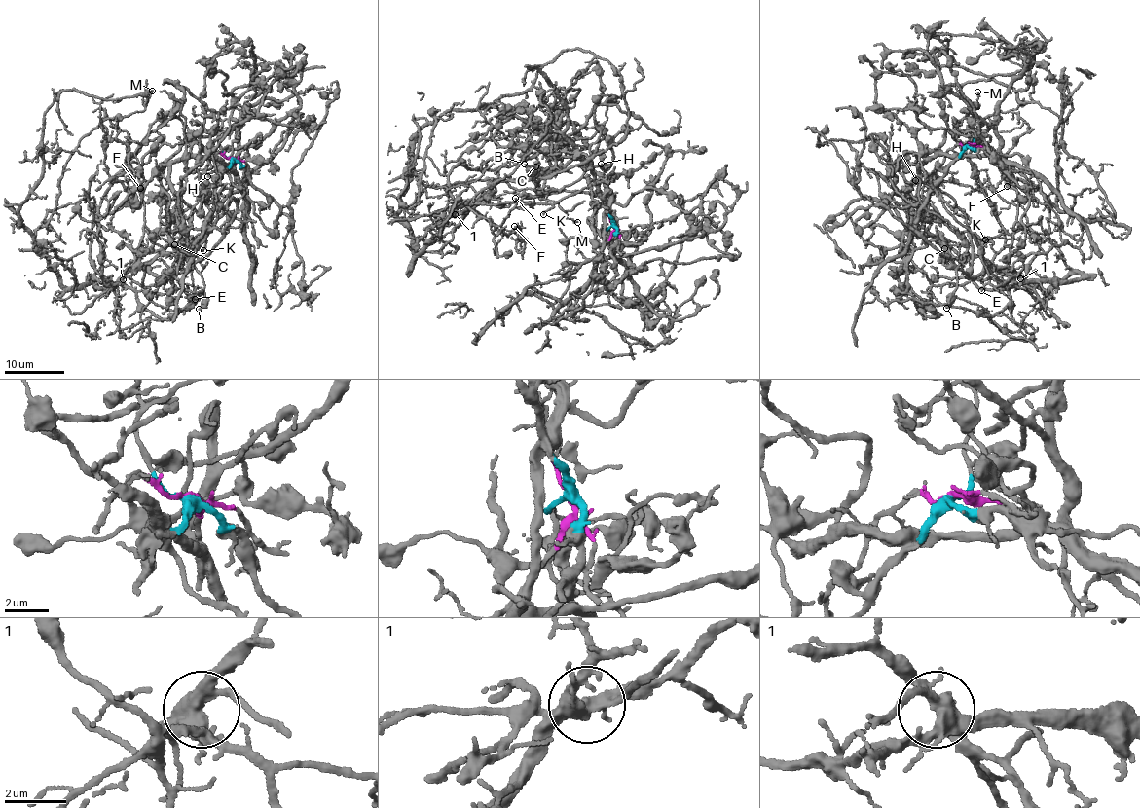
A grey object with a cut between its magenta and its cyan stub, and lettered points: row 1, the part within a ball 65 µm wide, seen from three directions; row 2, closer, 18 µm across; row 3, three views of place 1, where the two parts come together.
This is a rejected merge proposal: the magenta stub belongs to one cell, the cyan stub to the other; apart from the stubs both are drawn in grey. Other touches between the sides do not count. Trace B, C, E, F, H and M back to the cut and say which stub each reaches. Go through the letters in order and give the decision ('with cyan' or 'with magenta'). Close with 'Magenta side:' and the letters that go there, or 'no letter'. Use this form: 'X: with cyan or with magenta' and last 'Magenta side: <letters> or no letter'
B: with cyan
C: with magenta
E: with magenta
F: with magenta
H: with cyan
M: with magenta
Magenta side: C, E, F, M

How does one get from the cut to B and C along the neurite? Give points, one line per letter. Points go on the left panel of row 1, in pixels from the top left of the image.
B: (232, 158), (214, 189), (212, 216), (189, 251), (192, 264), (204, 286), (203, 302), (198, 309)
C: (232, 158), (190, 154), (170, 165), (177, 218), (197, 259), (174, 274), (184, 245), (175, 244)

